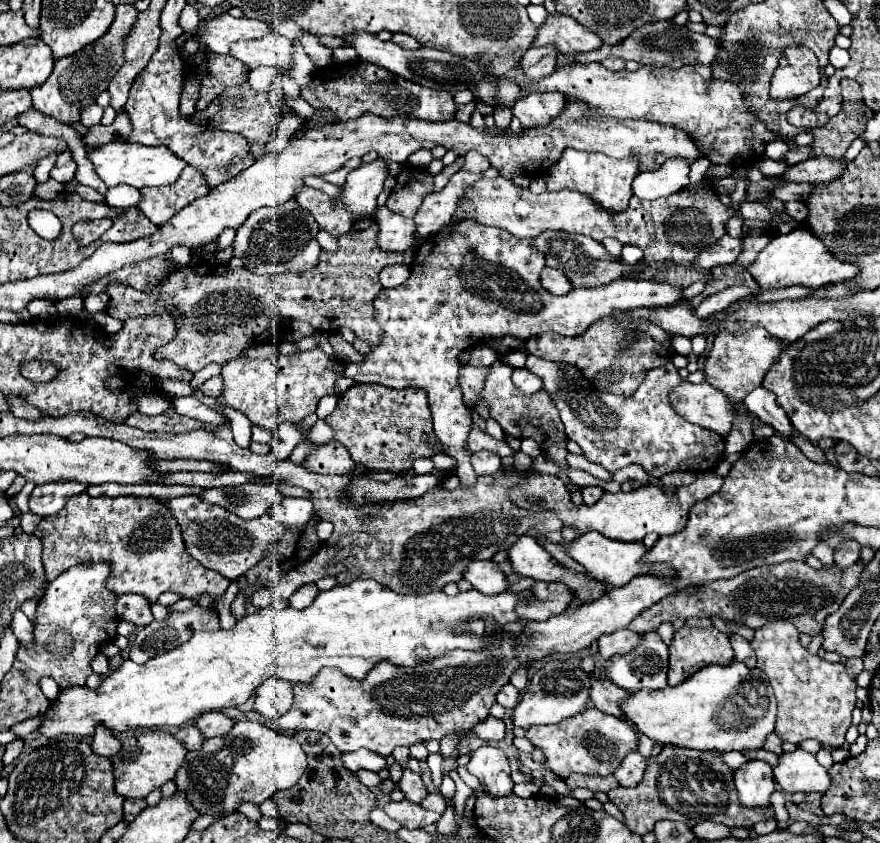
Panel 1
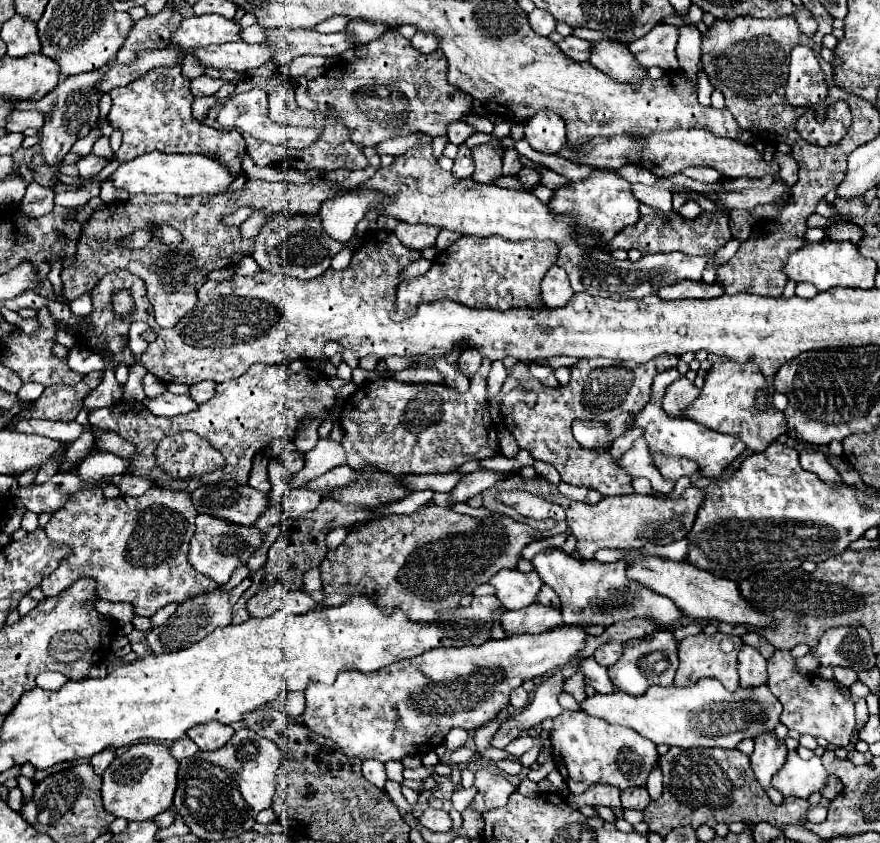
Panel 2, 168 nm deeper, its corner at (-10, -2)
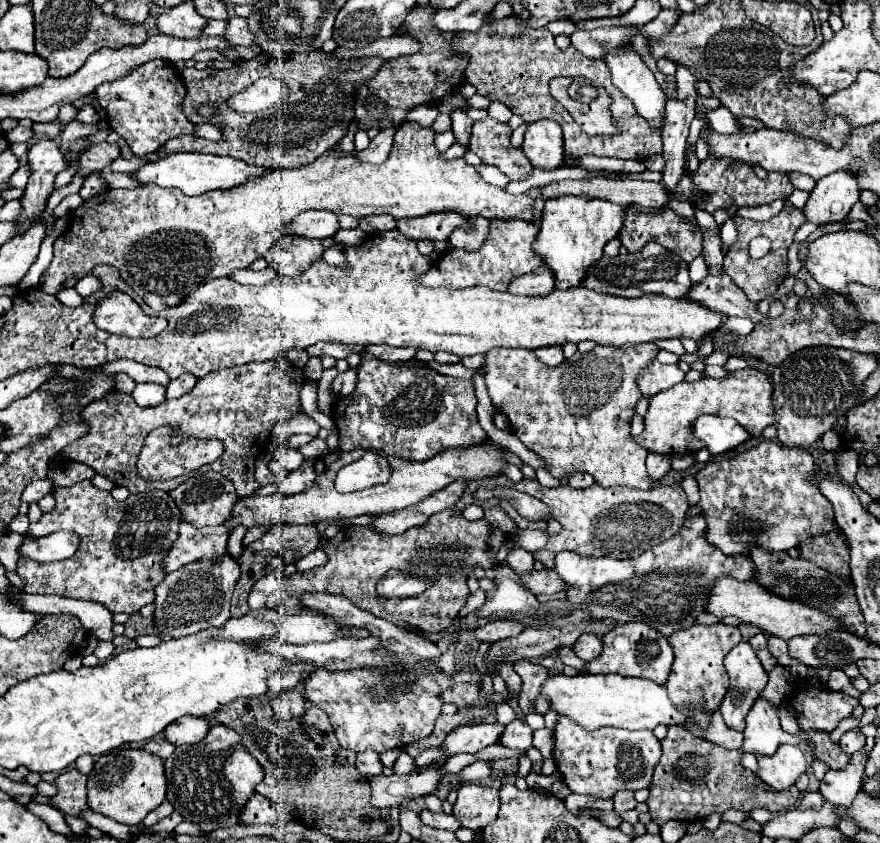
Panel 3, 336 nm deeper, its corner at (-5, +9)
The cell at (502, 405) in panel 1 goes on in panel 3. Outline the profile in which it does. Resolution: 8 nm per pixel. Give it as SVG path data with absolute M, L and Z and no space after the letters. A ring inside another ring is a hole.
M596 345L590 353L574 353L560 367L548 369L528 349L492 349L486 357L486 387L494 407L508 417L512 433L544 461L544 469L552 477L562 479L574 473L590 473L602 487L626 485L648 489L652 479L644 465L646 451L632 441L630 421L638 399L642 399L638 377L656 359L658 351L658 345L630 345L630 349Z

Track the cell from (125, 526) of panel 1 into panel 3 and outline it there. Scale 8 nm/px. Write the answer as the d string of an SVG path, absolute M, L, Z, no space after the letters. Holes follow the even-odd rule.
M78 481L72 487L56 487L56 509L52 513L44 513L40 521L30 523L30 535L50 535L52 531L70 529L80 535L80 547L74 557L58 563L36 563L36 561L18 561L16 573L26 579L26 593L46 593L46 595L64 595L72 599L90 599L102 603L112 613L124 611L128 615L140 611L144 605L154 603L154 589L166 577L164 557L170 547L178 539L178 525L182 521L182 513L176 501L166 491L146 491L138 495L130 495L126 501L116 501L110 491L102 491L94 487L90 481Z

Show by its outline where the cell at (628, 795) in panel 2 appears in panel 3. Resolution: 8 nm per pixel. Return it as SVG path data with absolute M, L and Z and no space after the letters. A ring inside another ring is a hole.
M618 791L614 795L614 811L616 813L622 813L622 811L628 811L628 809L634 809L636 807L636 799L634 799L634 791Z

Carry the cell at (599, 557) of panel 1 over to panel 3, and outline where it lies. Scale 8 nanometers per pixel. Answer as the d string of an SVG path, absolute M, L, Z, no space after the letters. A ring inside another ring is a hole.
M718 577L706 599L706 613L712 613L716 617L734 615L744 623L756 625L758 629L778 635L782 639L792 639L796 635L808 635L808 633L826 633L830 629L840 629L836 621L830 621L824 613L818 613L816 609L810 609L808 605L798 605L798 601L786 601L762 587L756 585L756 581L736 581L734 577Z

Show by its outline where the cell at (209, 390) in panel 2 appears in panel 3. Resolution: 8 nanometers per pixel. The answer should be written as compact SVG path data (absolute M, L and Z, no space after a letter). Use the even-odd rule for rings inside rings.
M184 373L184 375L176 377L176 379L172 379L172 381L168 383L168 387L166 387L166 399L178 399L178 397L186 395L188 391L194 389L196 381L198 381L198 379L196 379L192 373Z

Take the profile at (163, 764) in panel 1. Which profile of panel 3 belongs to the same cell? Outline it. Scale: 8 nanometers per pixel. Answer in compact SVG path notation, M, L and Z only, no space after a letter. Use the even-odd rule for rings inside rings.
M116 749L96 757L92 775L88 775L88 805L92 811L126 825L136 825L164 799L164 761L160 757L154 757L154 753L148 753L144 749Z

